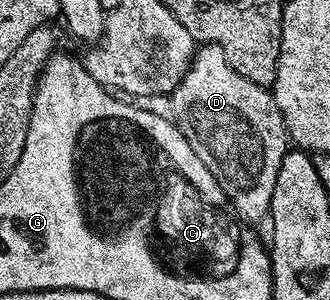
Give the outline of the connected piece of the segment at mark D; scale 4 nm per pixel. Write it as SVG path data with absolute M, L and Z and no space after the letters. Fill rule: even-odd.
M204 45L193 54L192 64L188 66L188 72L185 73L182 81L172 91L170 96L170 118L182 133L182 137L186 137L186 141L190 141L190 149L194 149L194 153L198 153L198 157L202 157L202 165L206 165L206 169L210 169L210 173L214 173L218 185L222 185L224 196L228 198L232 211L248 225L258 222L259 219L267 220L270 215L270 201L274 197L274 181L278 181L278 165L282 165L282 157L290 149L288 126L285 125L282 113L278 109L275 94L269 88L250 81L250 77L242 77L242 73L238 73L238 69L234 69L226 61L220 47Z

